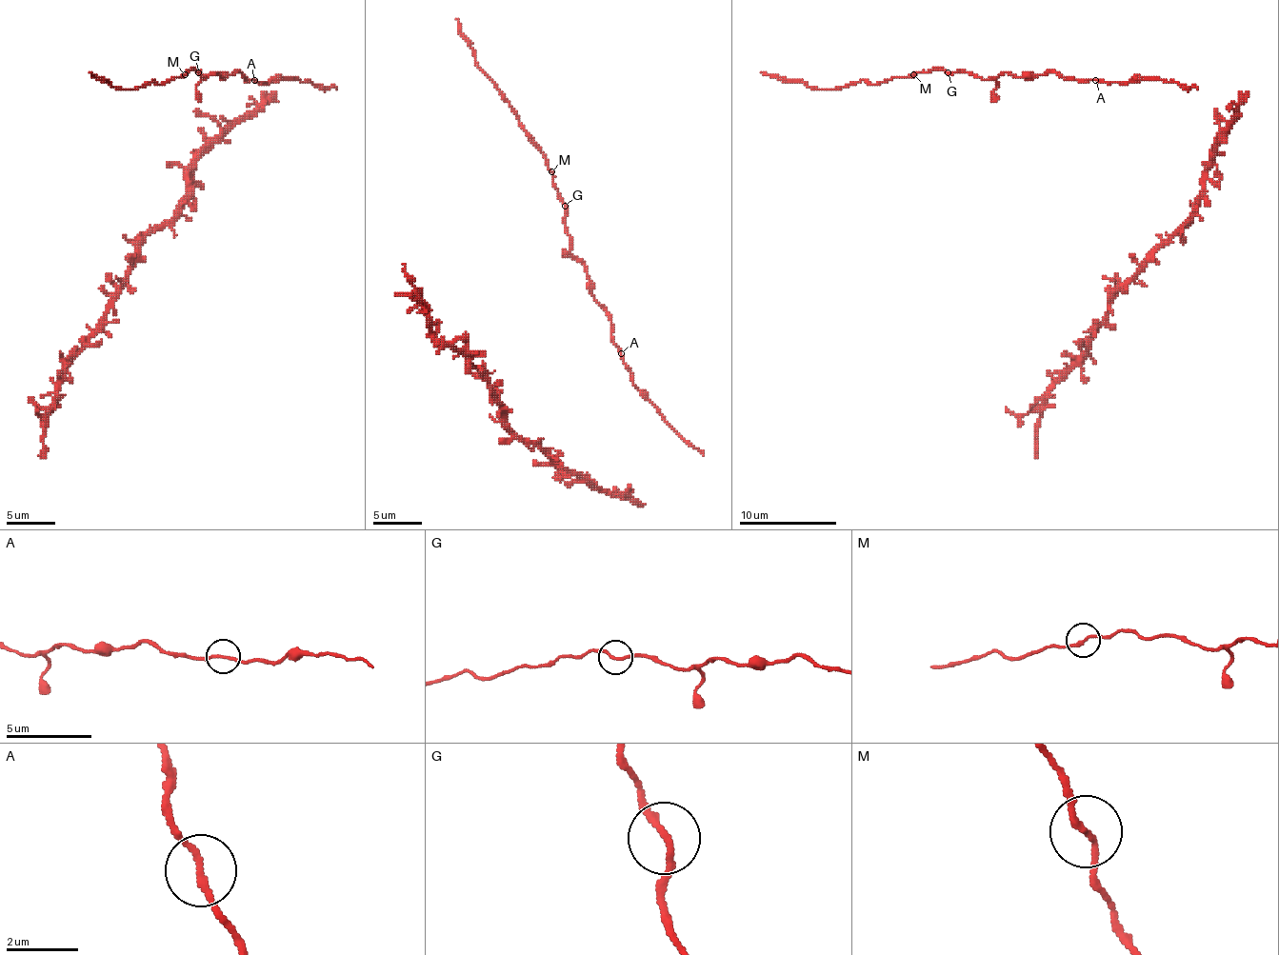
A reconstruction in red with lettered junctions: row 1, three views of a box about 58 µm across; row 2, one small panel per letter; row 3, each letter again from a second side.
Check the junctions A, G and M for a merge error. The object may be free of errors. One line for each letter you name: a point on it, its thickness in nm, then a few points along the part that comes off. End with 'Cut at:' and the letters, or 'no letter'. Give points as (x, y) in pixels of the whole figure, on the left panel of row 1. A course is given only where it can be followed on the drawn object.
M: (185, 74) | 160 nm | (184, 74), (165, 85), (152, 80), (135, 89), (116, 89), (89, 72)
Cut at: M

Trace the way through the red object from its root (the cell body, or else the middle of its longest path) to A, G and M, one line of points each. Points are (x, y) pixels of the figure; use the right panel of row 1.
A: (1181, 87), (1175, 82), (1161, 80), (1128, 82), (1095, 80)
G: (1181, 87), (1161, 80), (1064, 80), (1054, 72), (1020, 77), (1001, 72), (993, 80), (948, 72)
M: (1181, 87), (1161, 80), (1064, 80), (1054, 72), (1020, 77), (1001, 72), (993, 80), (943, 69), (913, 74)

